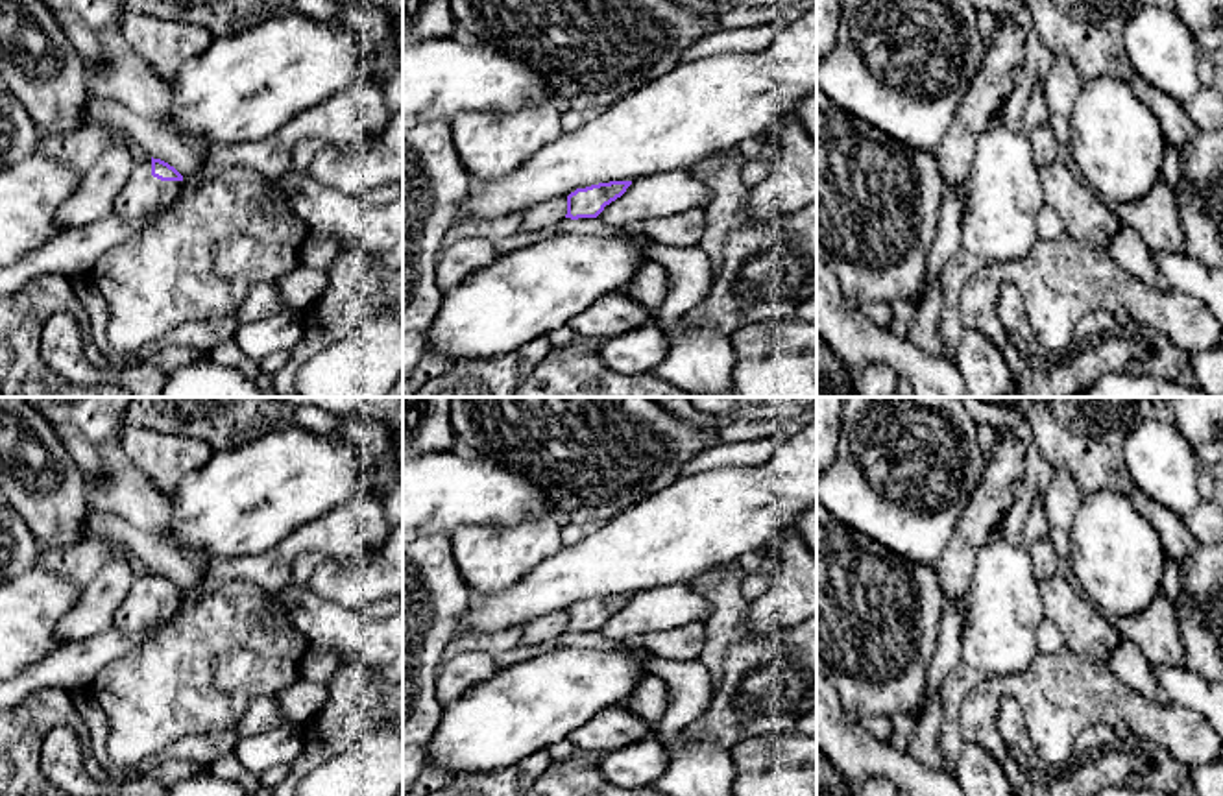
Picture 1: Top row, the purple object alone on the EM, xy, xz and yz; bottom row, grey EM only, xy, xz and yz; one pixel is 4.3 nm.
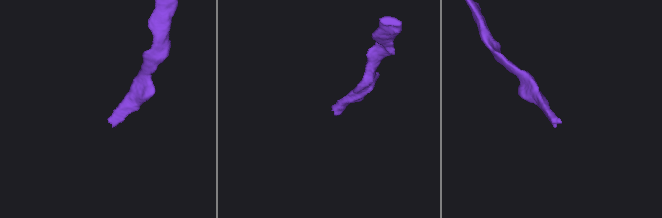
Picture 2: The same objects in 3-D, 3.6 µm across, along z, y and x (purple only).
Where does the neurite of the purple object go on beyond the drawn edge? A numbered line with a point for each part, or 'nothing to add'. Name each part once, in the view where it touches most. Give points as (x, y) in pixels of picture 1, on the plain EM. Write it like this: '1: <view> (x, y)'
1: xy (143, 608)

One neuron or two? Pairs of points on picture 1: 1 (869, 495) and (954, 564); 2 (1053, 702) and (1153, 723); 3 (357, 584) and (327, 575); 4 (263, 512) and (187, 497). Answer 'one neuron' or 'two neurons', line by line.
1: two neurons
2: one neuron
3: one neuron
4: one neuron

